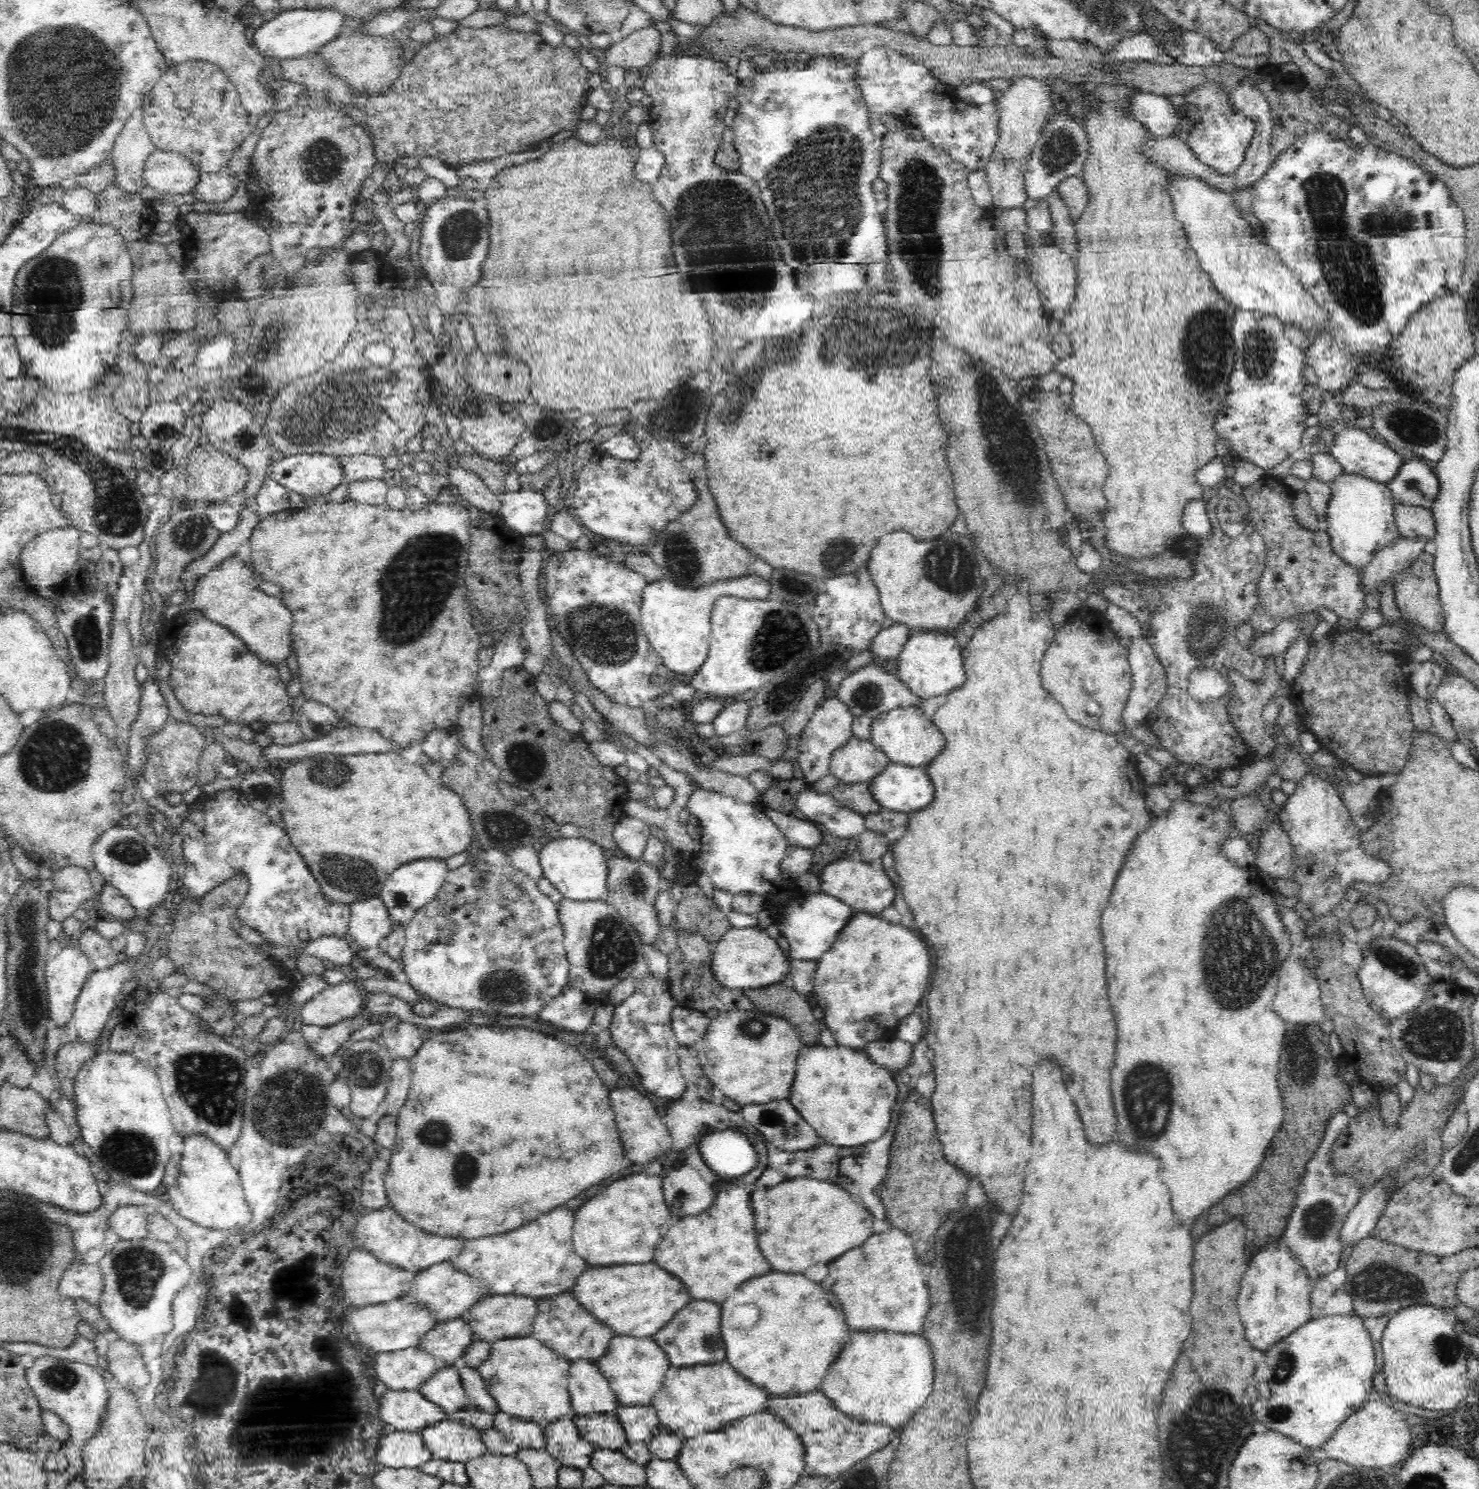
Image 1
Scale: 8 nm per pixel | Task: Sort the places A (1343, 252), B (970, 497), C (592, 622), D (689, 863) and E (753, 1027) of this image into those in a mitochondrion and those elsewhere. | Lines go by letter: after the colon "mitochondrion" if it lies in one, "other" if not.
A: mitochondrion
B: other
C: mitochondrion
D: other
E: mitochondrion

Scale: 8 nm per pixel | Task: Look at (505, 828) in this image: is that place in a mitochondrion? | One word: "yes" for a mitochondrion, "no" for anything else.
yes

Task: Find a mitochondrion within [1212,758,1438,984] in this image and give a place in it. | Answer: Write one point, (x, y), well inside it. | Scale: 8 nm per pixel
(1396, 961)

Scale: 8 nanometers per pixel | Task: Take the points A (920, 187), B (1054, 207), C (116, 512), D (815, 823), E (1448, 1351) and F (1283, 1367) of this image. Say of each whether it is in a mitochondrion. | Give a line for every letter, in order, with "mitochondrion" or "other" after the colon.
A: mitochondrion
B: other
C: mitochondrion
D: other
E: mitochondrion
F: mitochondrion

